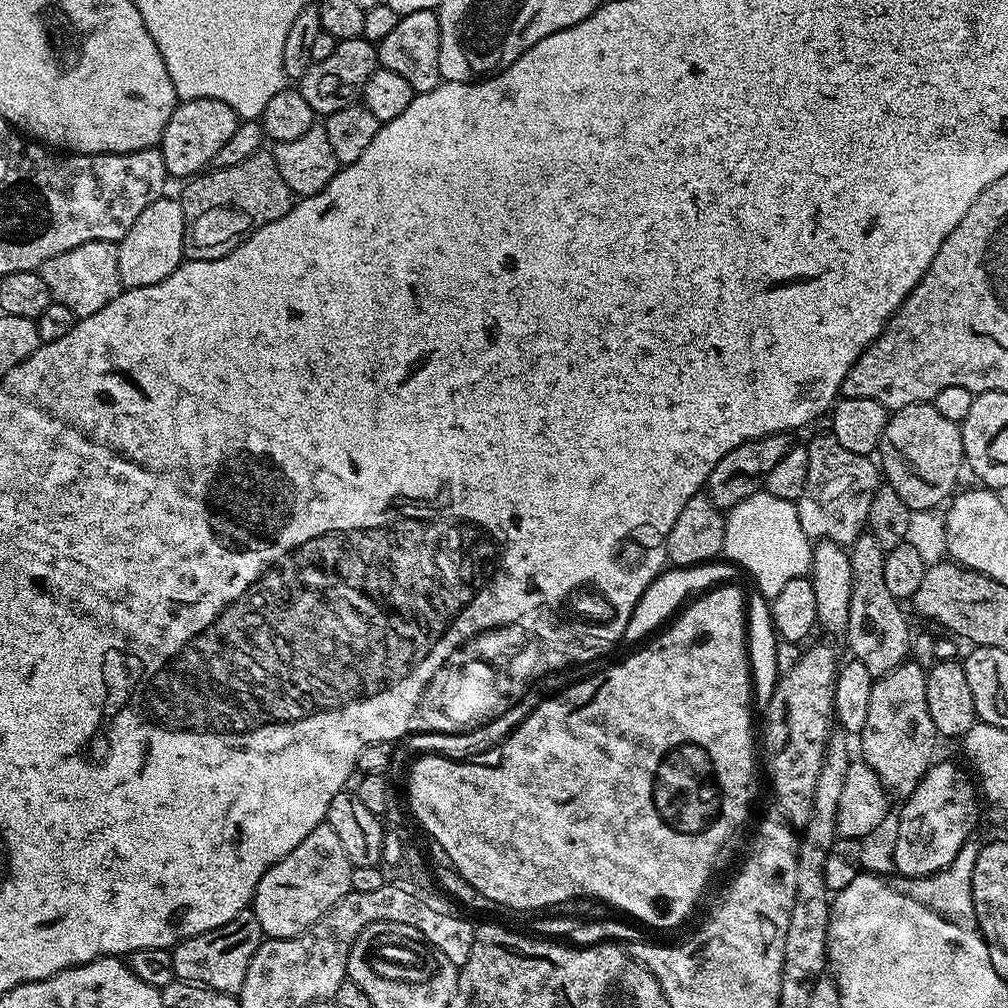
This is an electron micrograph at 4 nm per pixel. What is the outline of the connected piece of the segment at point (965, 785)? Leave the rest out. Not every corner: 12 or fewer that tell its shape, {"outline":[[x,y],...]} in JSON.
{"outline":[[933,763],[903,801],[893,869],[933,876],[973,839],[982,800]]}

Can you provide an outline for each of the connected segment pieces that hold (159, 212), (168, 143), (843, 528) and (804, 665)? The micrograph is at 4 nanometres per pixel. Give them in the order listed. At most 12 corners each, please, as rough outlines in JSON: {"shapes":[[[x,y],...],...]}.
{"shapes":[[[150,202],[116,244],[125,289],[185,259],[184,205]],[[214,98],[177,103],[158,145],[169,177],[192,178],[240,117]],[[831,434],[806,444],[795,501],[813,542],[851,546],[882,486],[875,459]],[[809,643],[764,712],[764,756],[799,830],[834,731],[838,659]]]}

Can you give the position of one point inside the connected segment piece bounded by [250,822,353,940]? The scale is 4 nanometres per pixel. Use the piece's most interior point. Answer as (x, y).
(296, 891)

